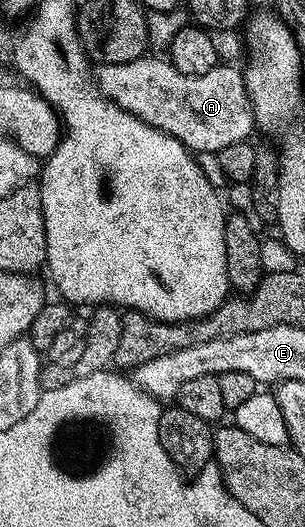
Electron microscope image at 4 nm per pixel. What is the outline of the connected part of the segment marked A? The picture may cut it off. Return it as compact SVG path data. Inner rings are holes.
M142 57L135 61L123 61L122 63L101 63L96 68L95 78L102 95L110 99L116 107L122 107L133 115L138 115L143 122L167 132L175 137L183 146L196 153L195 158L199 169L211 181L211 185L218 189L230 186L227 173L223 173L219 165L218 151L227 149L227 145L246 142L249 134L254 134L253 102L249 99L249 93L245 88L245 76L240 70L236 71L233 65L218 65L211 69L211 73L202 75L188 75L179 73L175 65L168 58L149 59Z

